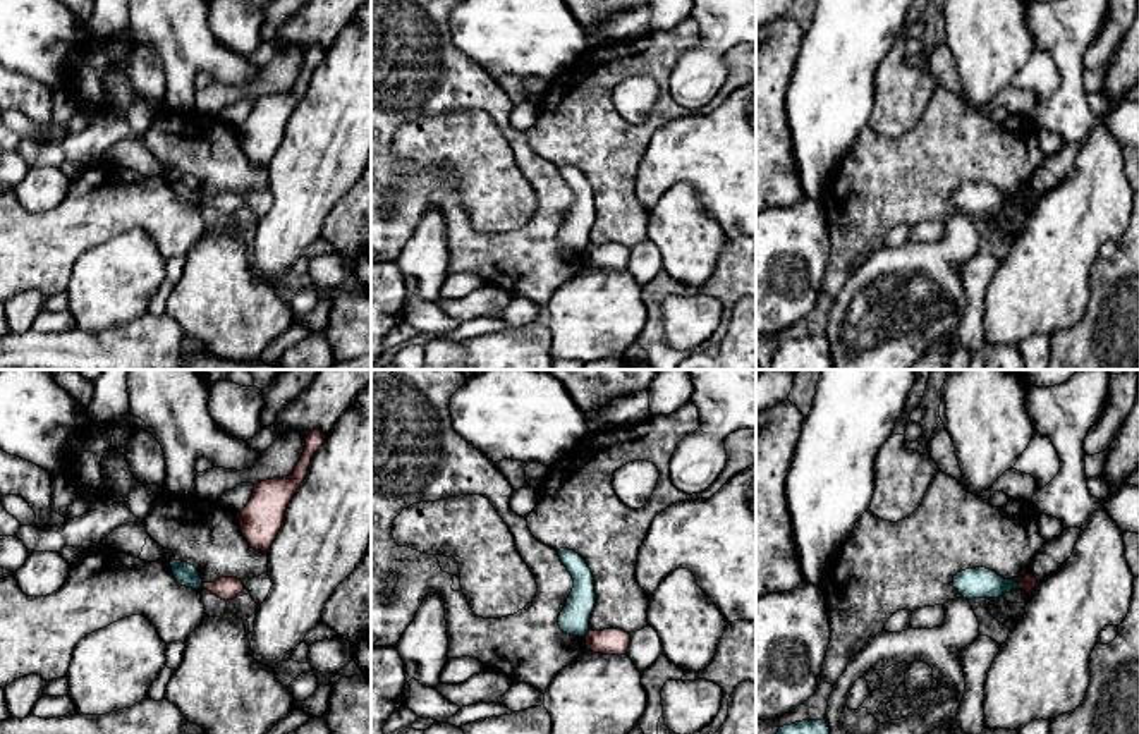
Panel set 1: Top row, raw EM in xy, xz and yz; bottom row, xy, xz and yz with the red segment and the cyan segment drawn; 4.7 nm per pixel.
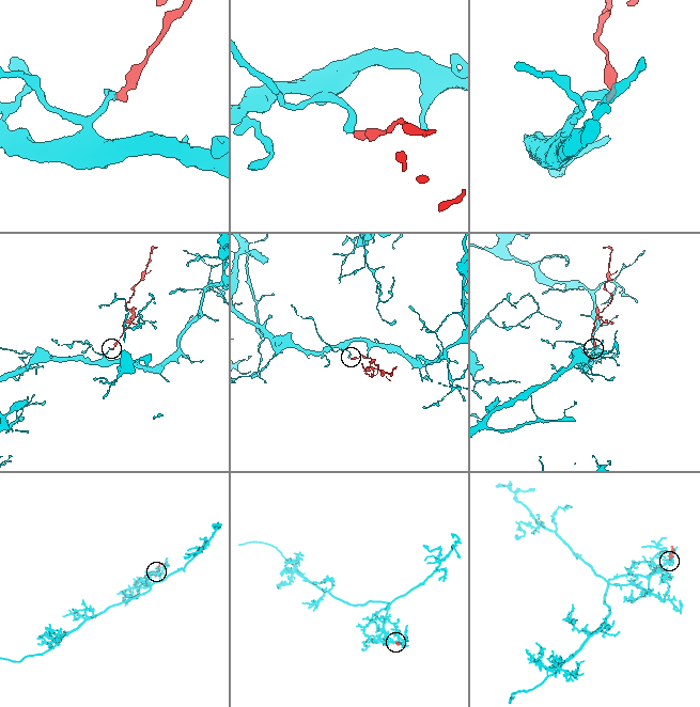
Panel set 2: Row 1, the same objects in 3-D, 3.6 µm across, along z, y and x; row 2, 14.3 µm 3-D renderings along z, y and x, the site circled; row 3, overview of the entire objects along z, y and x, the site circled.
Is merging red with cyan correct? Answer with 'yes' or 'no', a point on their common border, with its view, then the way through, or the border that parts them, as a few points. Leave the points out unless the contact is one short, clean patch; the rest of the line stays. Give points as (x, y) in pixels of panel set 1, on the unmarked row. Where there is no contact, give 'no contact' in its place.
no; meets red in xz at (586, 250); border along xz (590, 246), (584, 251)

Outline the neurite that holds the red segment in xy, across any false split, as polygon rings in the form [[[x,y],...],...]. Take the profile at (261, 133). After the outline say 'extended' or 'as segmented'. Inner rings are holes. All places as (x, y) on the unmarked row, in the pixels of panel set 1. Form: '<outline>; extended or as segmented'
[[[313,45],[304,53],[306,62],[294,86],[285,93],[256,98],[251,115],[237,129],[242,150],[254,165],[270,165],[283,139],[287,120],[304,96],[311,72],[323,60],[326,50]]]; as segmented

